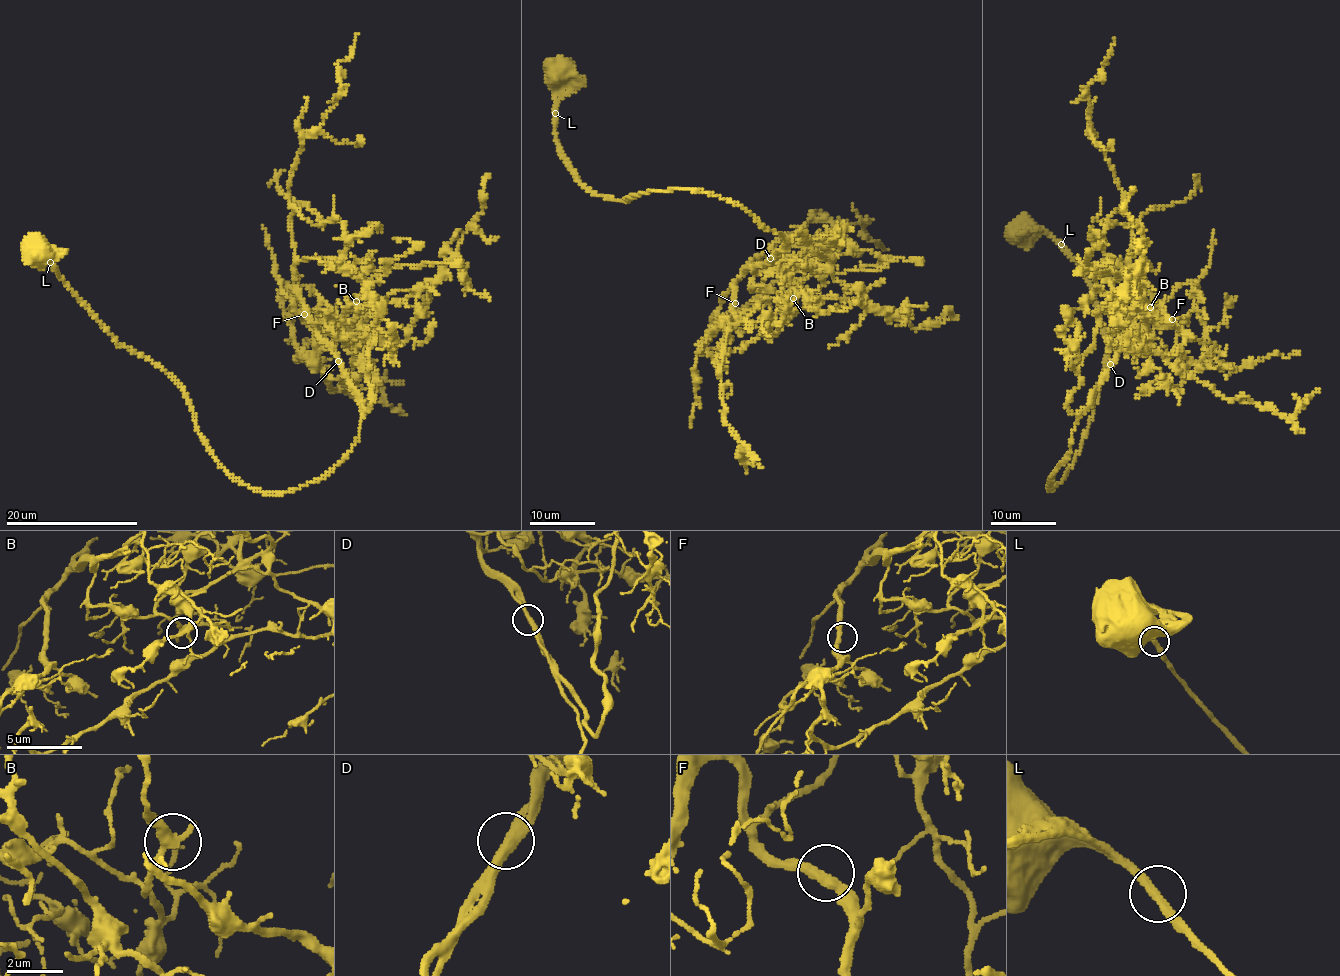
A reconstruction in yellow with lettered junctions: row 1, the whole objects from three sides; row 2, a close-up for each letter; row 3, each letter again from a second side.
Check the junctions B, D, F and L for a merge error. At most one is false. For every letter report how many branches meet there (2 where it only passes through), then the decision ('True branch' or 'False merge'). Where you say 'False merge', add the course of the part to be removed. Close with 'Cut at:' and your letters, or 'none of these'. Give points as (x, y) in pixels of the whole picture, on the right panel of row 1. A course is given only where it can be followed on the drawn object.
B: Branches: 2. True branch
D: Branches: 2. True branch
F: Branches: 2. True branch
L: Branches: 2. True branch
Cut at: none of these

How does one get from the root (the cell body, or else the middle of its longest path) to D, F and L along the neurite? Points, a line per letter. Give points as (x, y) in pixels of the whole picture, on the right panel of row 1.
D: (1018, 236), (1045, 231), (1074, 260), (1109, 344), (1082, 447), (1048, 489), (1110, 364)
F: (1018, 236), (1045, 231), (1074, 260), (1109, 344), (1082, 447), (1048, 489), (1139, 297), (1172, 319)
L: (1018, 236), (1019, 239), (1025, 239), (1035, 231), (1045, 231), (1061, 244)

